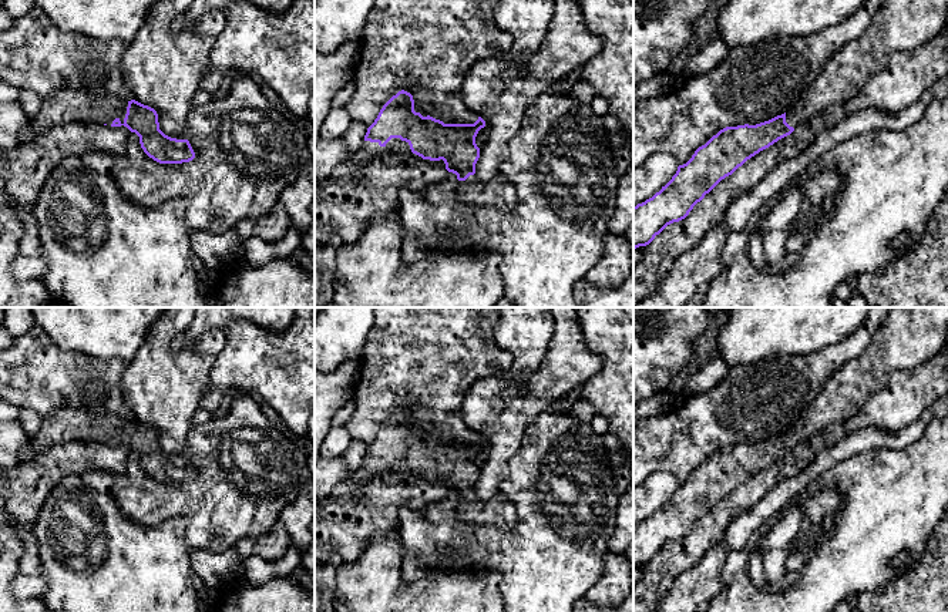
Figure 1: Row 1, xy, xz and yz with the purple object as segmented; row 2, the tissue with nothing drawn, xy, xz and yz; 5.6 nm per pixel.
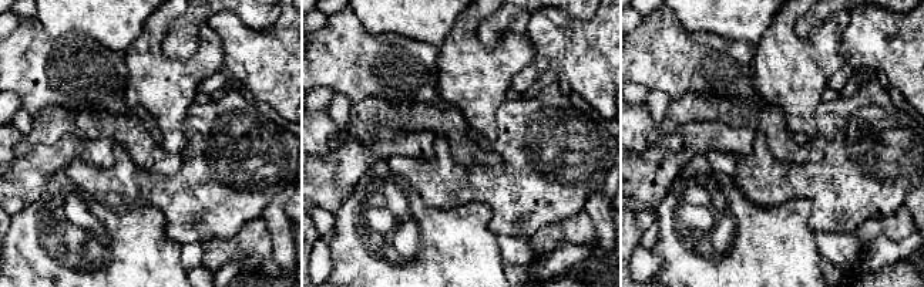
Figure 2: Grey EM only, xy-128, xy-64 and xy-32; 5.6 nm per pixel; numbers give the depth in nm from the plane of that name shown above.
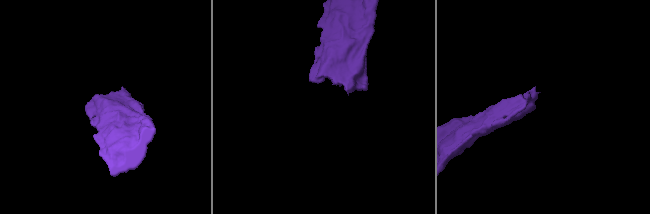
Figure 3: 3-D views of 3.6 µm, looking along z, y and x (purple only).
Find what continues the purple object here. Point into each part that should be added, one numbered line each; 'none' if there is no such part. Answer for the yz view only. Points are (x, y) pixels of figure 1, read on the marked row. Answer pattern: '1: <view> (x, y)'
1: yz (898, 24)

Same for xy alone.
1: xy (67, 106)

